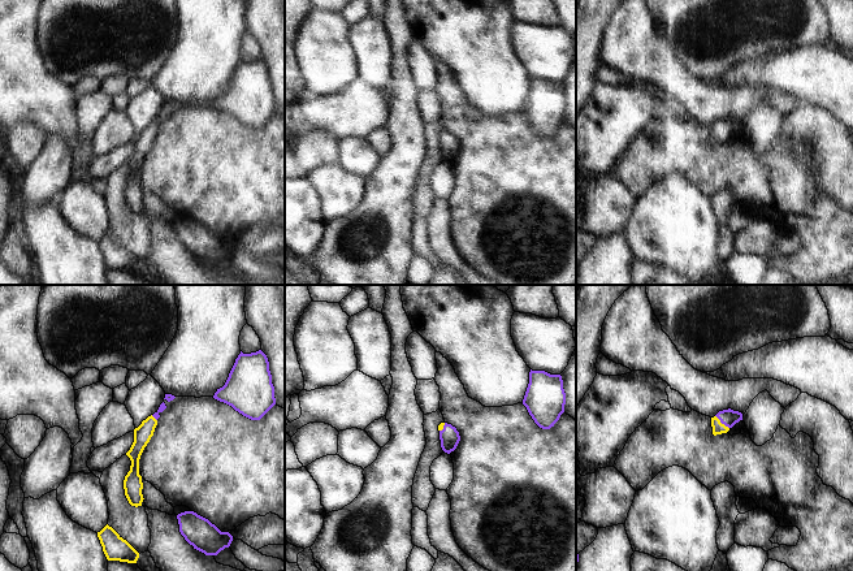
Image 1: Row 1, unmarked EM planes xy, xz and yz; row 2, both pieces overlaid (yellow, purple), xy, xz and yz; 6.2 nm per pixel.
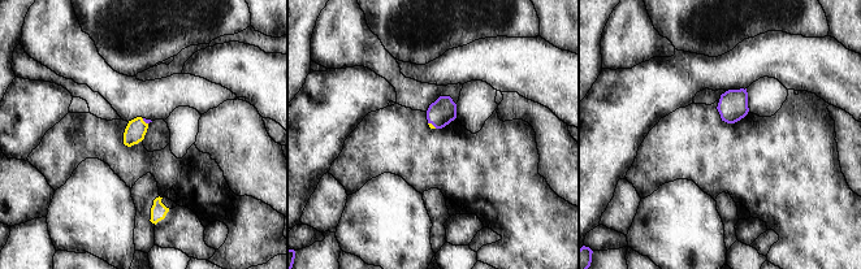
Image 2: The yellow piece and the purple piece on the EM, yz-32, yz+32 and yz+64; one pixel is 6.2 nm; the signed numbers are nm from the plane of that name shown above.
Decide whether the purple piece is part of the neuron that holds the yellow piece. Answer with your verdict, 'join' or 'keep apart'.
join

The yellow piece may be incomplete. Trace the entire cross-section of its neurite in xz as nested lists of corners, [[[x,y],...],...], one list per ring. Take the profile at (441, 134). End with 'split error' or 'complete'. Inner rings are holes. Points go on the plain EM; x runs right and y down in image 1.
[[[447,131],[438,134],[441,156],[445,161],[450,163],[454,160],[460,150],[459,140],[455,135]]]; split error

